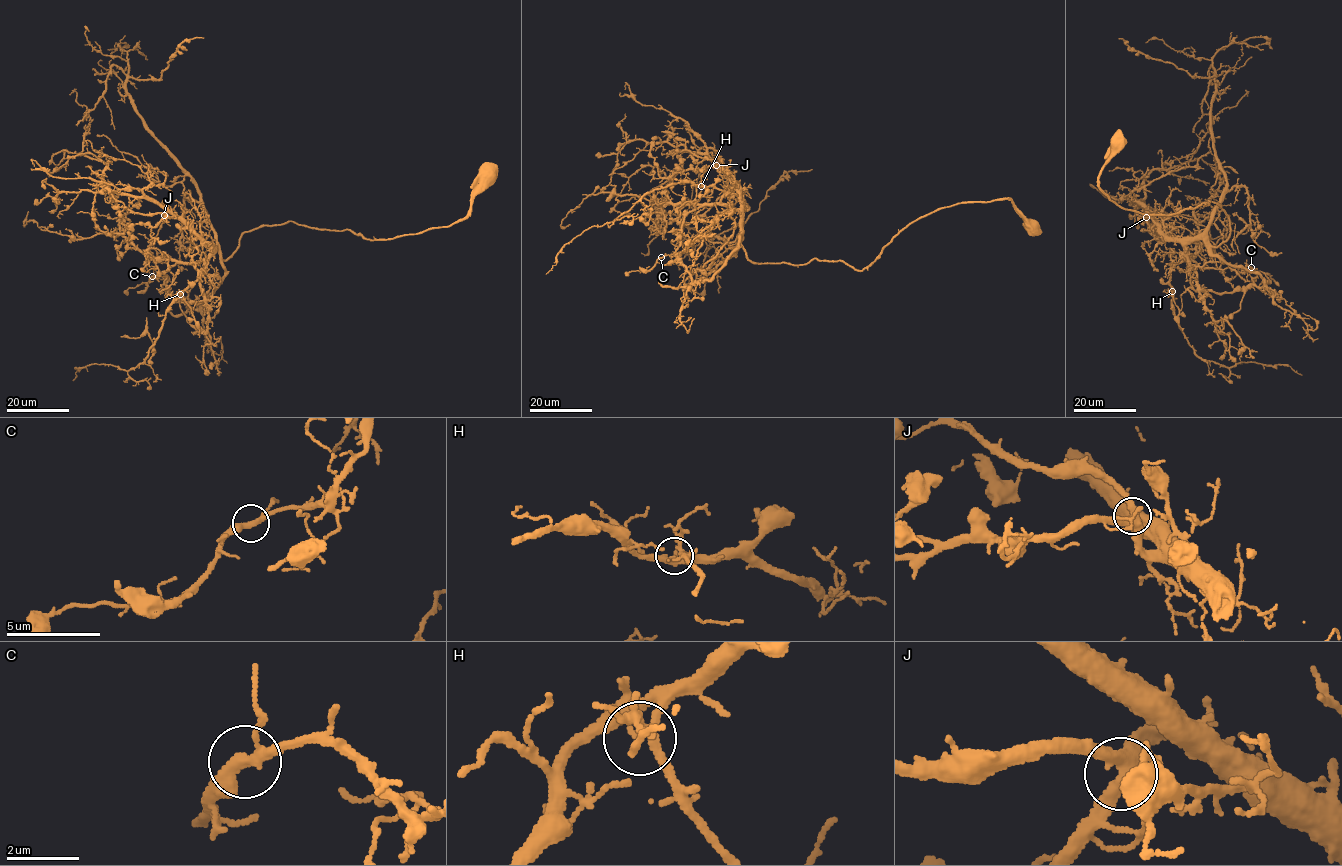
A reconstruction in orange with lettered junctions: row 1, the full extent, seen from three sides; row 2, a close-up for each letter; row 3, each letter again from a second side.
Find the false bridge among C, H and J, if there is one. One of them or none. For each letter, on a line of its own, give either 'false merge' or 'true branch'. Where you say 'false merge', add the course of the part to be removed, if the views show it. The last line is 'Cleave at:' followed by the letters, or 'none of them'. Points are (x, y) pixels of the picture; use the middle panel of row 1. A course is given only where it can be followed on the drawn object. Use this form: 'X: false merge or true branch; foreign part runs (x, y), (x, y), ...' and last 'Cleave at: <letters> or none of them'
C: true branch
H: true branch
J: true branch
Cleave at: none of them

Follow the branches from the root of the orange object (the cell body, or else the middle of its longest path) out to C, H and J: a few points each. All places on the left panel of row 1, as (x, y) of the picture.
C: (485, 176), (448, 226), (371, 241), (287, 221), (245, 231), (225, 260), (213, 249), (152, 276)
H: (485, 176), (466, 216), (418, 233), (245, 231), (180, 294)
J: (485, 176), (470, 212), (448, 226), (371, 241), (346, 229), (287, 221), (245, 231), (225, 260), (164, 215)

